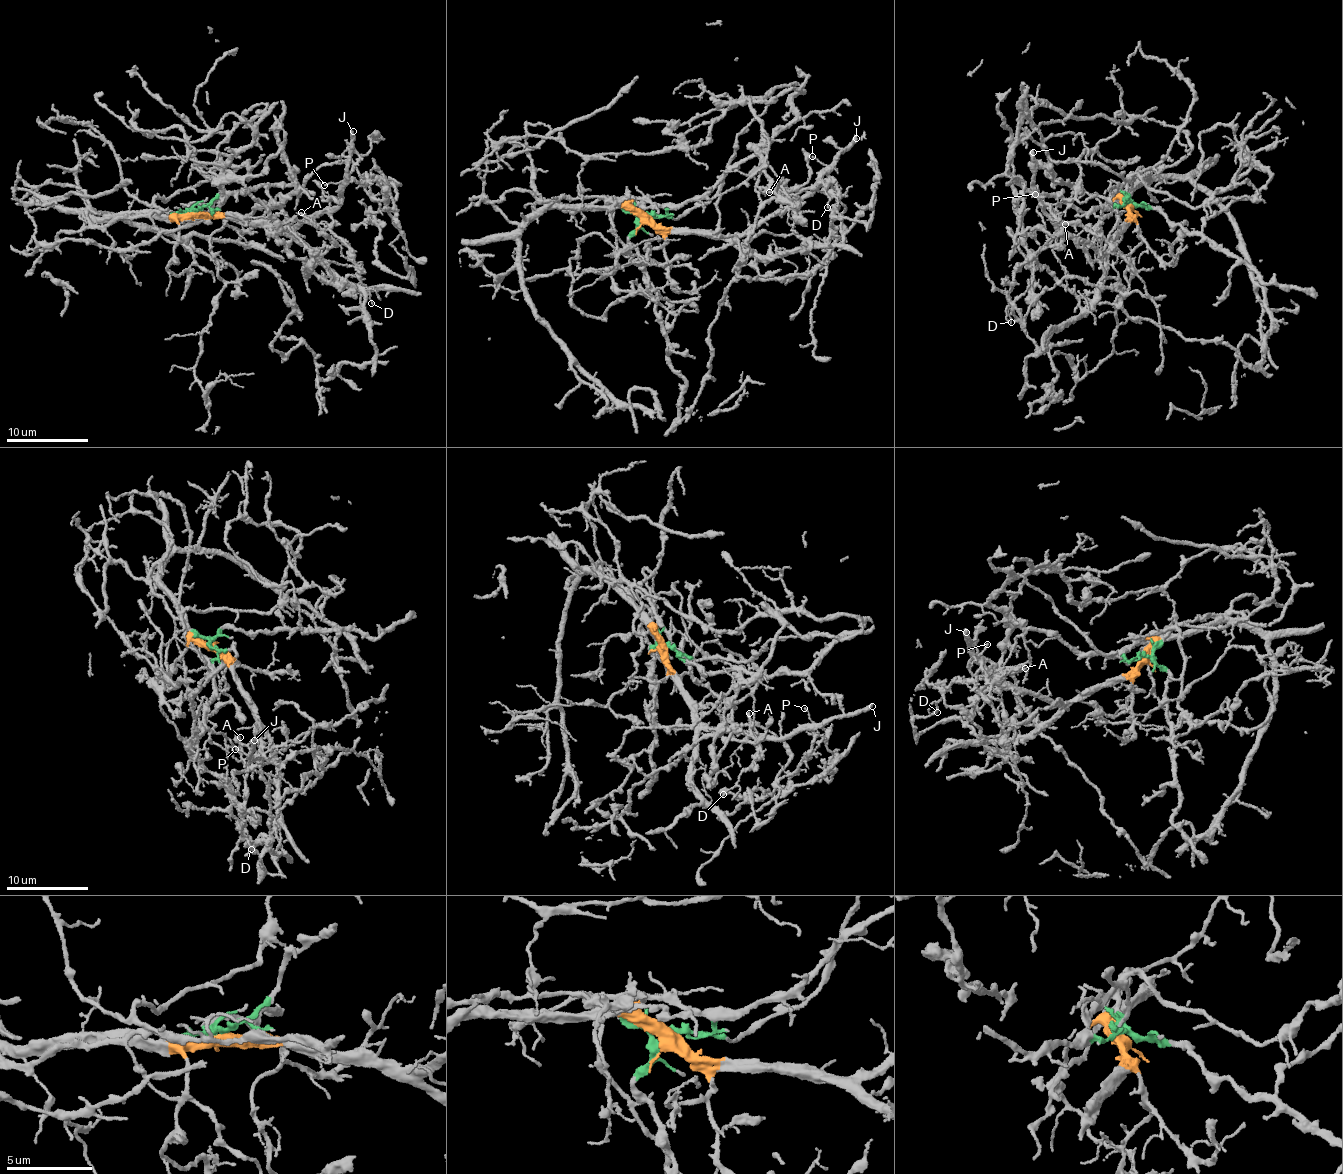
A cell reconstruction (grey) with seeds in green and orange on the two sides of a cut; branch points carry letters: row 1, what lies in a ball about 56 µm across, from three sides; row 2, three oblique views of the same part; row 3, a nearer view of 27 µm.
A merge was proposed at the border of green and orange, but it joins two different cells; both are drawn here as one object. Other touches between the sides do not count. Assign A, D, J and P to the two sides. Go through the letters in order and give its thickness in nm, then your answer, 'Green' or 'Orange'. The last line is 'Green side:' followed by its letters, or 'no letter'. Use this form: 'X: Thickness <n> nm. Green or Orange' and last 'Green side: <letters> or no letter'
A: Thickness 190 nm. Orange
D: Thickness 120 nm. Orange
J: Thickness 360 nm. Orange
P: Thickness 100 nm. Orange
Green side: no letter

